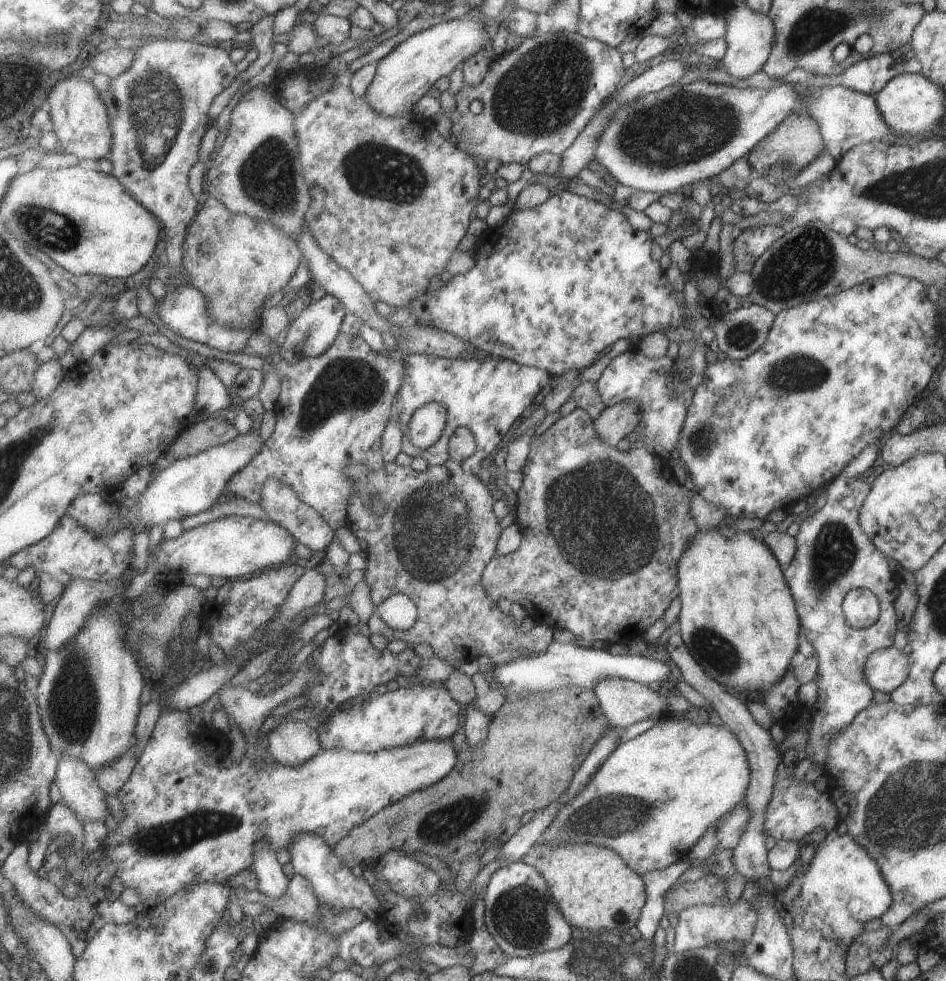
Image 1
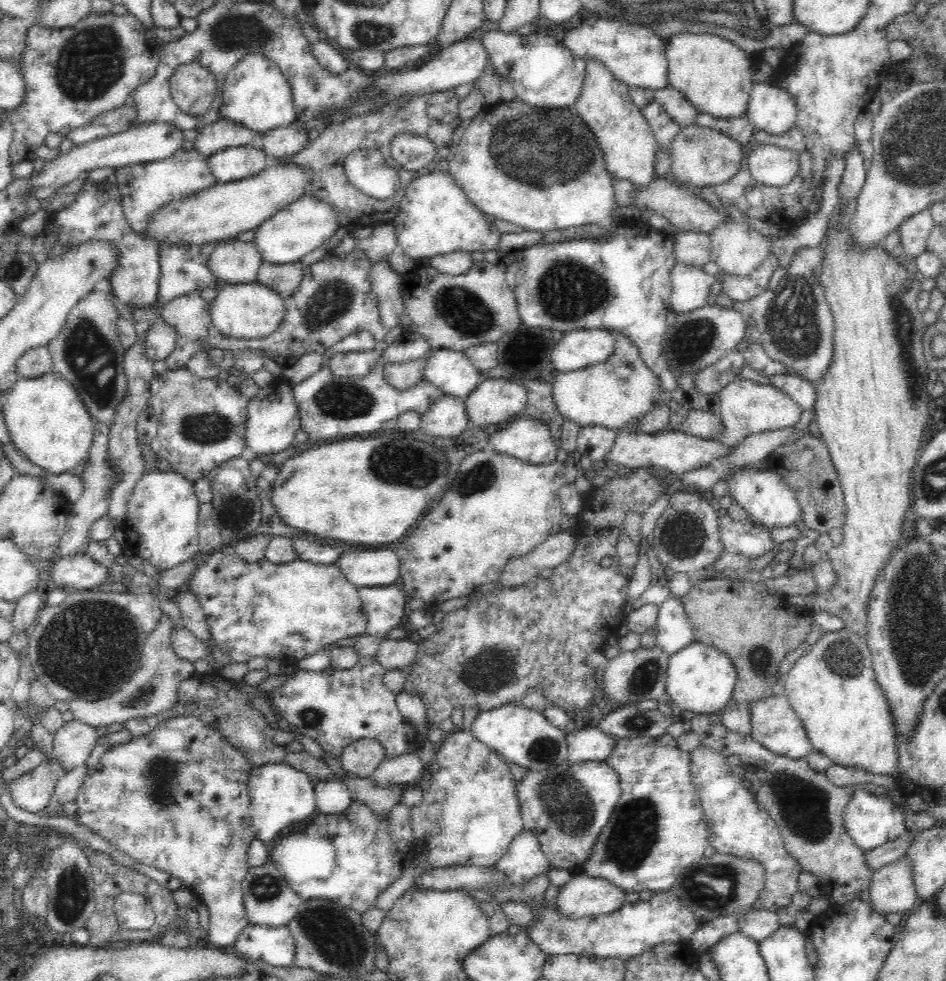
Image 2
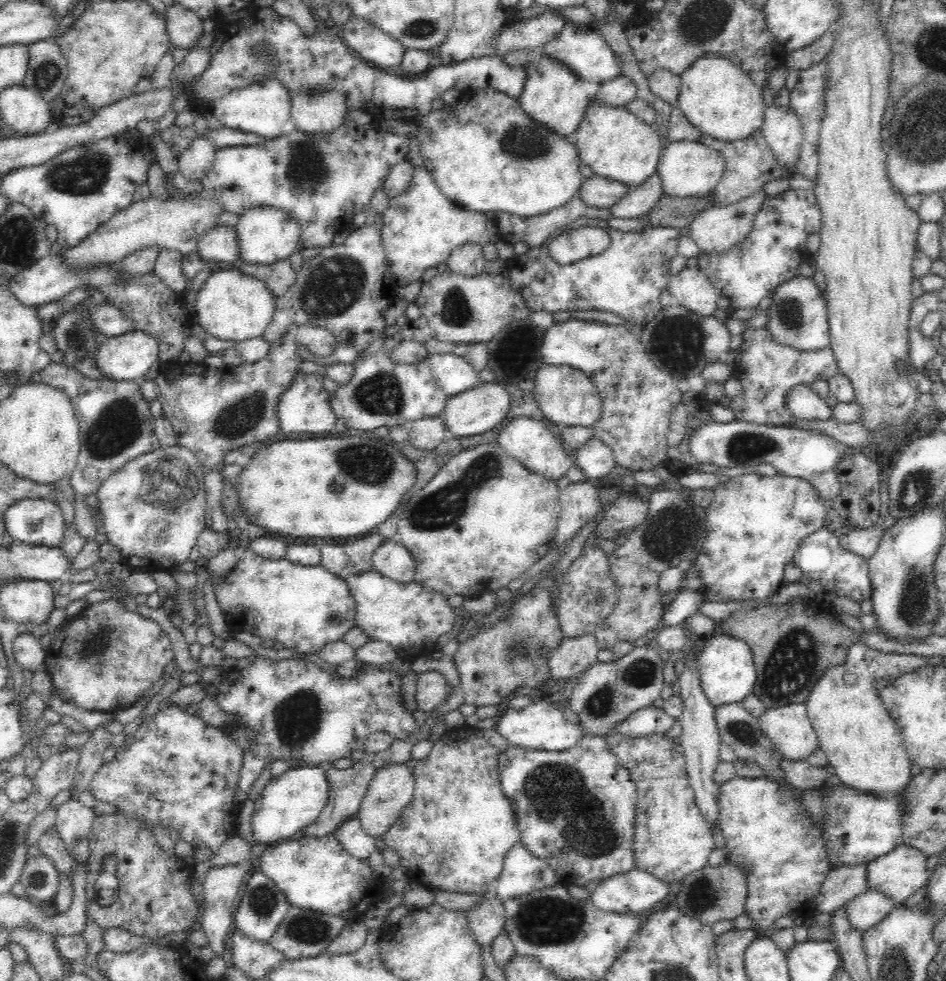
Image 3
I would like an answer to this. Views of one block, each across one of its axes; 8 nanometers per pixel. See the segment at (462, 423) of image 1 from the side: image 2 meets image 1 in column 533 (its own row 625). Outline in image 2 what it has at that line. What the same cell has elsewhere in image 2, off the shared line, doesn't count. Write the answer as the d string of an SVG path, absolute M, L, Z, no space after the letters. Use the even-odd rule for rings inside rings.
M401 584L388 586L357 587L366 618L366 633L384 640L392 628L403 626L410 597L403 591Z

